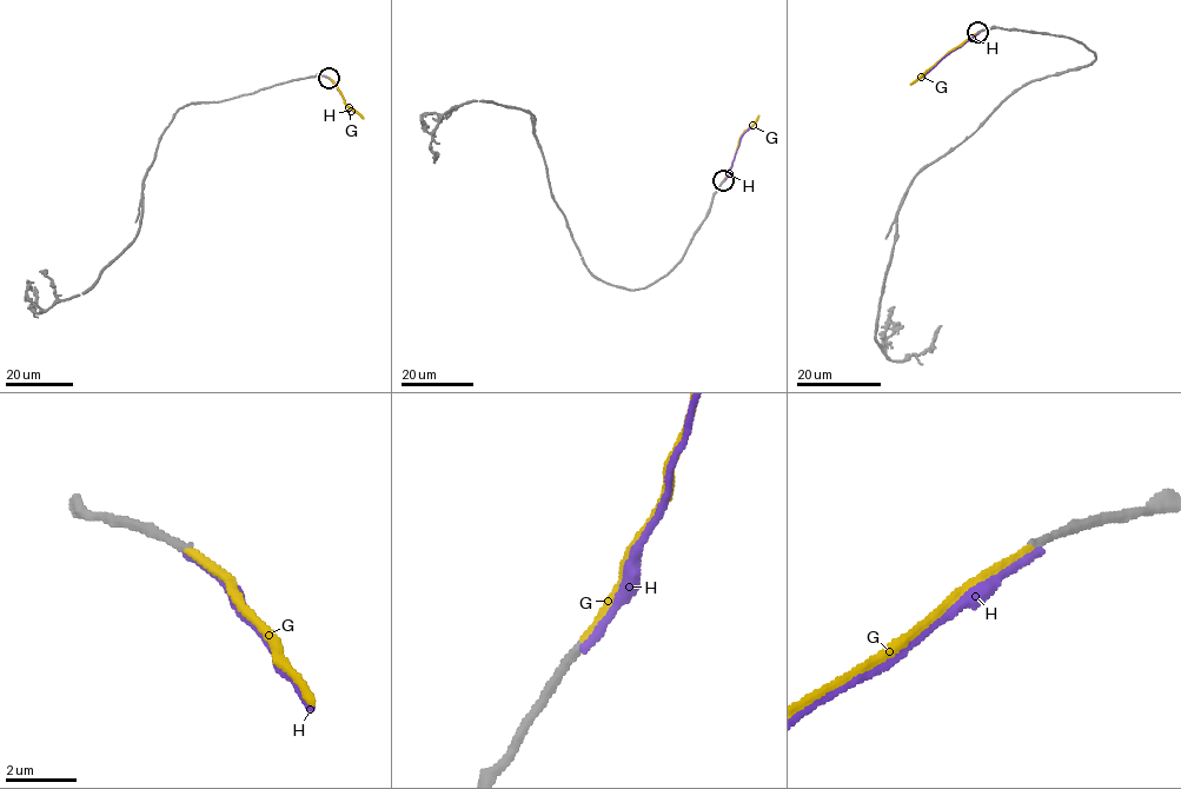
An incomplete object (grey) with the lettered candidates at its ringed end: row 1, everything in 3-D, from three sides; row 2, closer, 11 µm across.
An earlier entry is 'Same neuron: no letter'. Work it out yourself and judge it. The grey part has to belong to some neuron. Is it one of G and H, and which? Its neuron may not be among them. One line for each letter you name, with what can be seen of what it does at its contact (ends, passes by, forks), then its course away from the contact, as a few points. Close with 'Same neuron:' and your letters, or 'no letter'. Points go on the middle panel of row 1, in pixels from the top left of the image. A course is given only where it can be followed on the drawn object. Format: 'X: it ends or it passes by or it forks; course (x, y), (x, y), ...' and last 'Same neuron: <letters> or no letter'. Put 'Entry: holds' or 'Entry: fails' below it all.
G: it ends; course (724, 179), (740, 137), (758, 115)
Same neuron: G
Entry: fails

